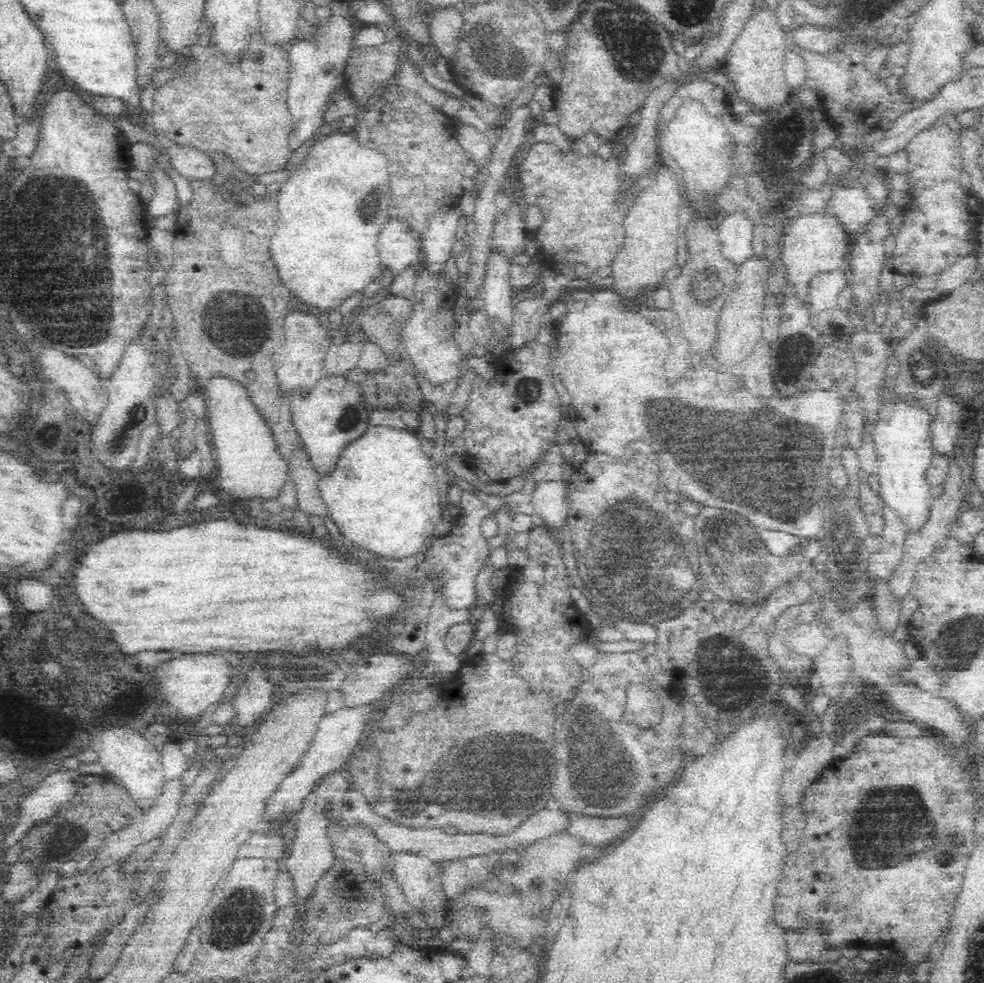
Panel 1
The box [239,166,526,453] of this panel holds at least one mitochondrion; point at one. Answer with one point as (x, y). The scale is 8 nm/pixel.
(365, 209)

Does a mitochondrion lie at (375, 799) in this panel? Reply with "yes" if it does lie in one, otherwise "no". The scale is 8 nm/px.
no

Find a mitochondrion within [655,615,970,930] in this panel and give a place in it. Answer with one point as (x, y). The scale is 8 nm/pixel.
(896, 821)

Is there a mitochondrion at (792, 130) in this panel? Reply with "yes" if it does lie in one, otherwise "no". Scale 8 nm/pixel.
yes

